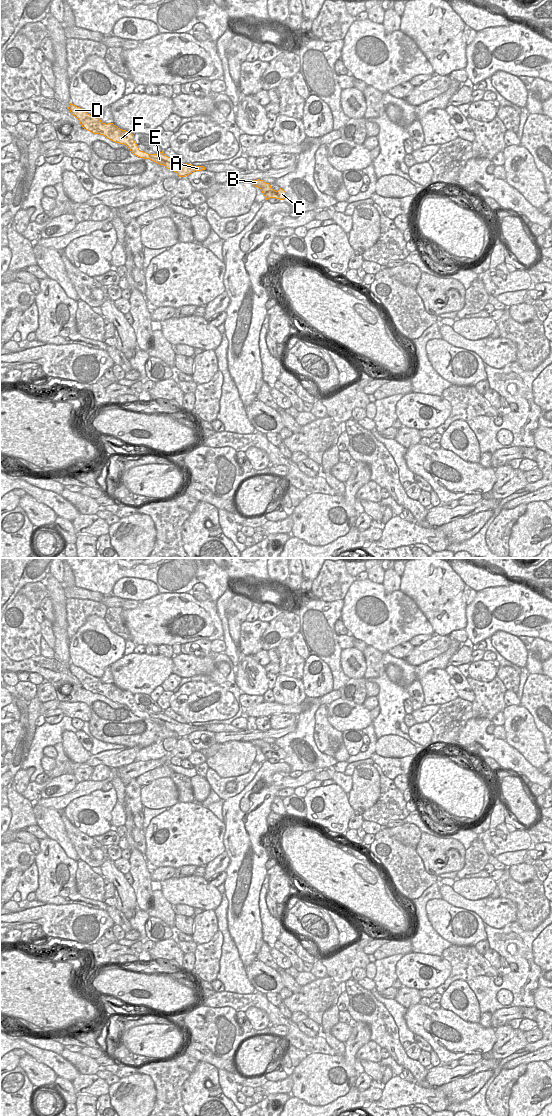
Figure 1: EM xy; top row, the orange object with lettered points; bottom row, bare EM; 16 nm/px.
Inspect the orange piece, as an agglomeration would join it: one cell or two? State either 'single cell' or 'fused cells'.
single cell

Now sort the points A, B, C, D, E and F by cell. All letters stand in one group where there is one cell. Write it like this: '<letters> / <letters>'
A B C D E F

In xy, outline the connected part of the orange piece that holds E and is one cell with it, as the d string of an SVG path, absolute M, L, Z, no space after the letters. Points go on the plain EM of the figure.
M71 663L68 669L71 674L79 680L85 690L90 691L93 694L103 695L113 702L126 705L135 716L149 719L159 725L163 725L167 729L176 732L179 737L186 737L192 732L205 730L204 726L193 726L187 723L179 723L166 716L163 711L157 714L148 714L140 711L134 701L134 695L131 692L122 690L113 683L102 683L100 678L88 674L82 668Z

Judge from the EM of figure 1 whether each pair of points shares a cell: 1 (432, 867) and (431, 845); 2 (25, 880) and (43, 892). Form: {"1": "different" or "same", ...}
{"1": "same", "2": "different"}

